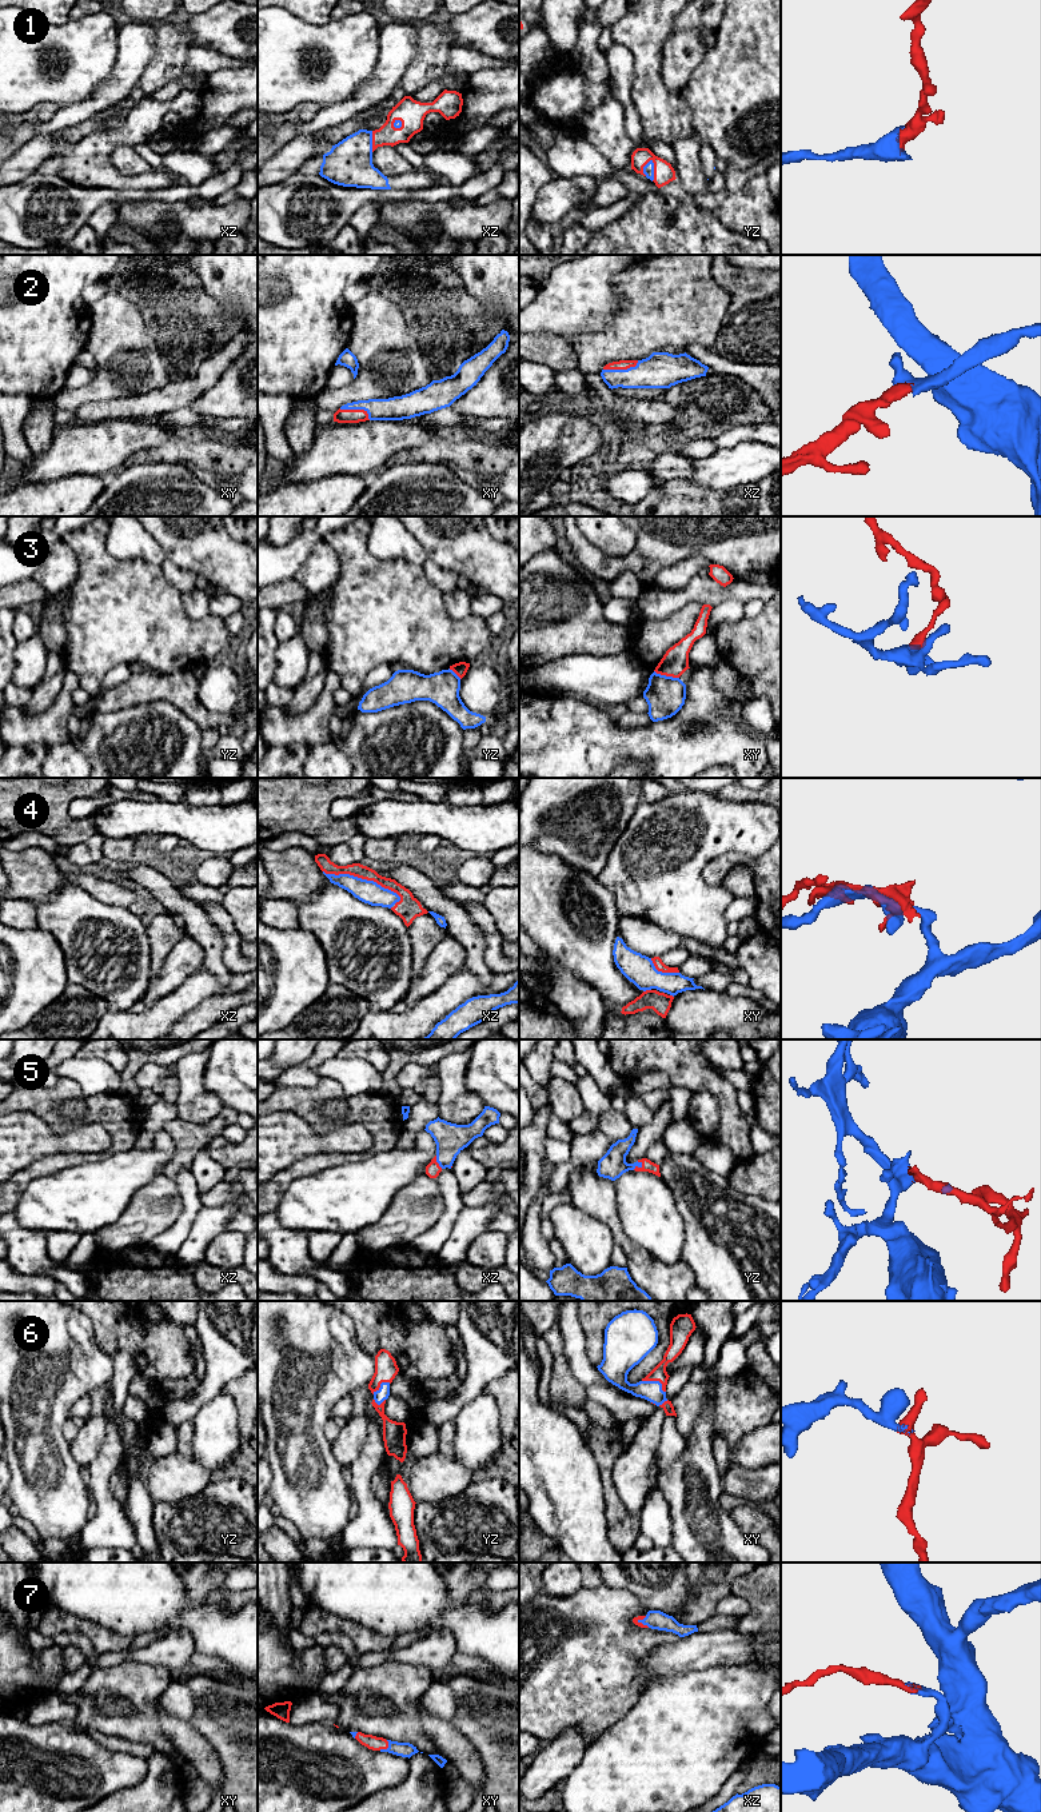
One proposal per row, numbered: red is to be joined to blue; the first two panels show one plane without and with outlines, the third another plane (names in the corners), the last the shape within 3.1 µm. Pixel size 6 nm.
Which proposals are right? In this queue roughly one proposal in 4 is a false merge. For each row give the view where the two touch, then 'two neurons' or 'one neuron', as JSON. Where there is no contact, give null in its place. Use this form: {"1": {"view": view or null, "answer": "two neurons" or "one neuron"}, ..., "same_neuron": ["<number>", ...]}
{"1": {"view": "yz", "answer": "one neuron"}, "2": {"view": "xz", "answer": "one neuron"}, "3": {"view": "xy", "answer": "two neurons"}, "4": {"view": "xz", "answer": "two neurons"}, "5": {"view": "yz", "answer": "one neuron"}, "6": {"view": "xy", "answer": "one neuron"}, "7": {"view": "xy", "answer": "one neuron"}, "same_neuron": ["1", "2", "5", "6", "7"]}

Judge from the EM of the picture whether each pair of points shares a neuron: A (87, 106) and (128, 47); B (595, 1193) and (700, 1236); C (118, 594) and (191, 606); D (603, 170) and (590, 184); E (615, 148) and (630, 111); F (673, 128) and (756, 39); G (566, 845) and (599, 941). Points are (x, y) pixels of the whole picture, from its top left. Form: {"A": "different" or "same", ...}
{"A": "same", "B": "different", "C": "different", "D": "different", "E": "different", "F": "different", "G": "different"}

